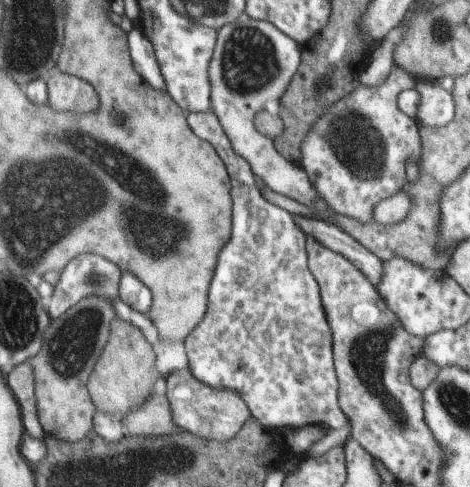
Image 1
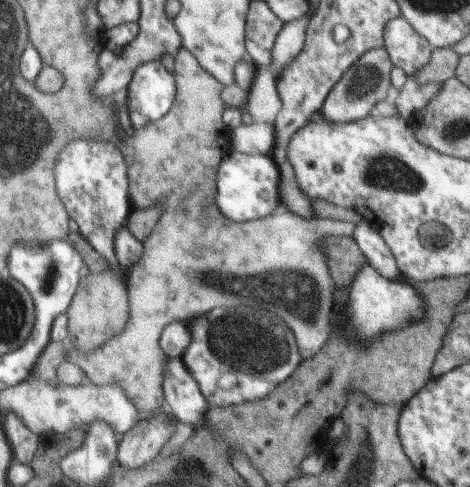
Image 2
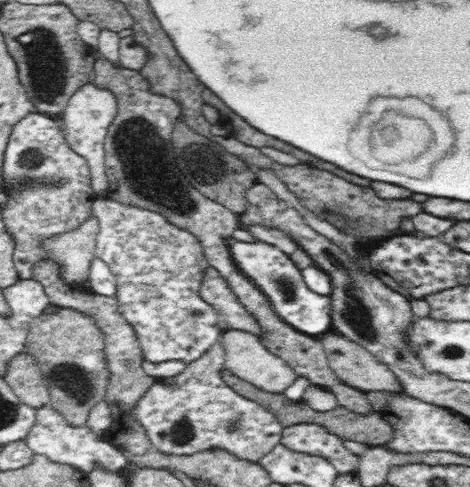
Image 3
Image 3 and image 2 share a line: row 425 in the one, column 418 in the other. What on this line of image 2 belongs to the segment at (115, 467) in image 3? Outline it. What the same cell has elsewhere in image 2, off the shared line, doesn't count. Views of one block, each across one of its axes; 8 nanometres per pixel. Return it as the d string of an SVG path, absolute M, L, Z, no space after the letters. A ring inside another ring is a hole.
M397 16L389 20L383 30L383 48L391 62L405 70L407 78L431 62L431 44L425 36L417 34L411 24Z

